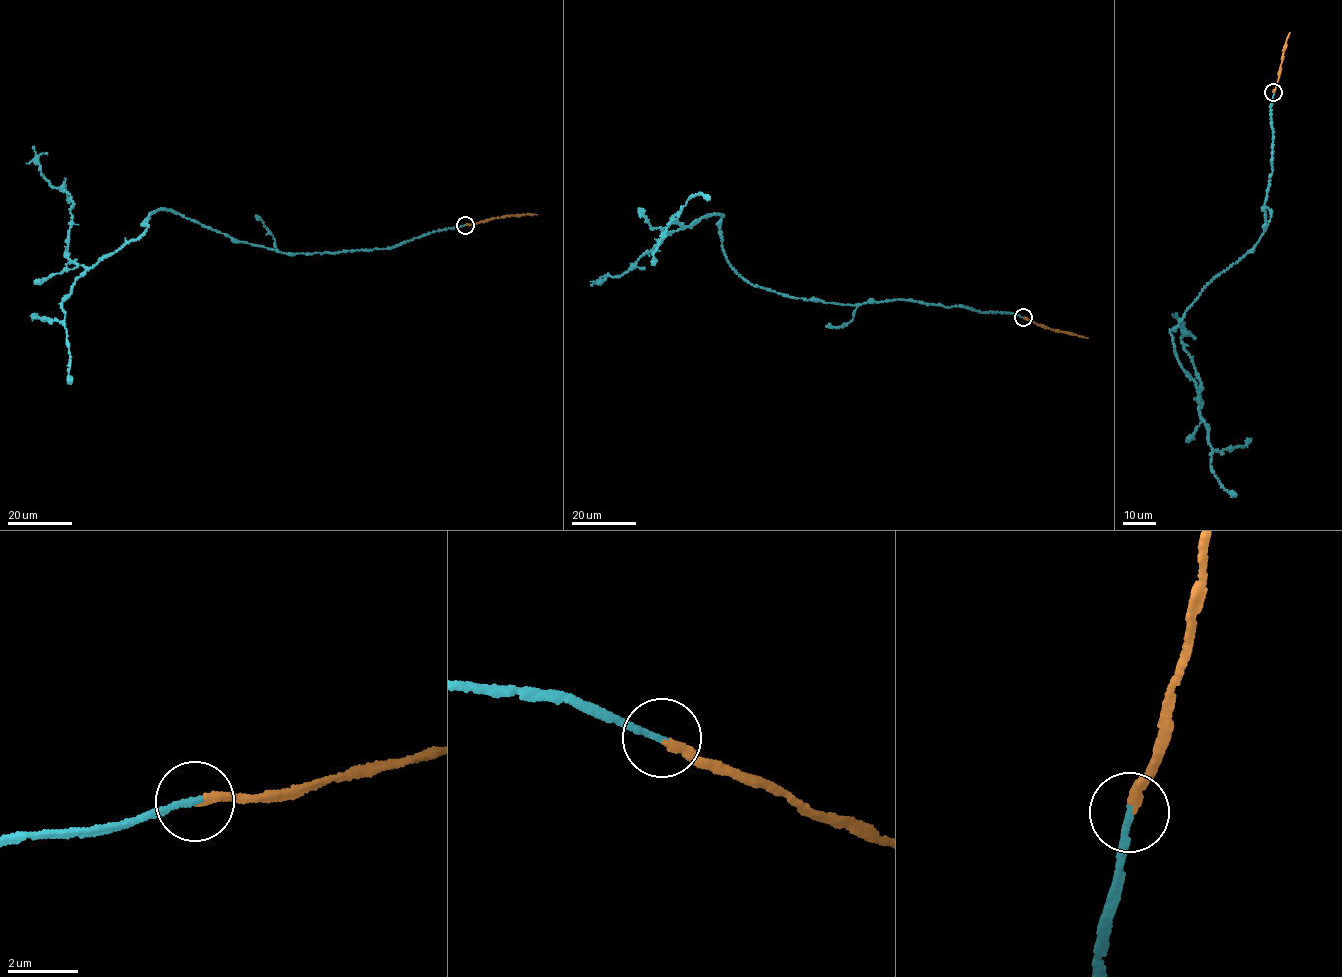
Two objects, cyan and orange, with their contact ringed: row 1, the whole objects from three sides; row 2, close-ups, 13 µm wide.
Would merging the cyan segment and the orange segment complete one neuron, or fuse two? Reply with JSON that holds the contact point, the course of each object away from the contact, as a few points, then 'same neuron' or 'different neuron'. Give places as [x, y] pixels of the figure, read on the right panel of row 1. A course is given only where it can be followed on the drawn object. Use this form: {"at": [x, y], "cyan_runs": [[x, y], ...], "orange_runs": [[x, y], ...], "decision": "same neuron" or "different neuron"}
{"at": [1273, 92], "cyan_runs": [[1274, 92], [1263, 232], [1170, 330], [1198, 393], [1200, 380], [1181, 342], [1190, 334], [1175, 312]], "orange_runs": [[1274, 92], [1289, 32]], "decision": "same neuron"}

